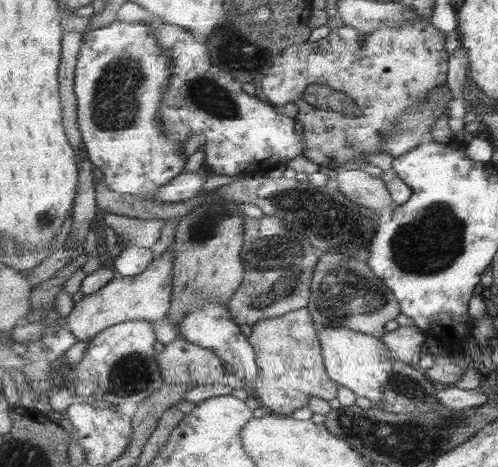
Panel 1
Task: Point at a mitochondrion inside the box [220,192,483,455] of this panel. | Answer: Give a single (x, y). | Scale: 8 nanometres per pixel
(433, 239)

